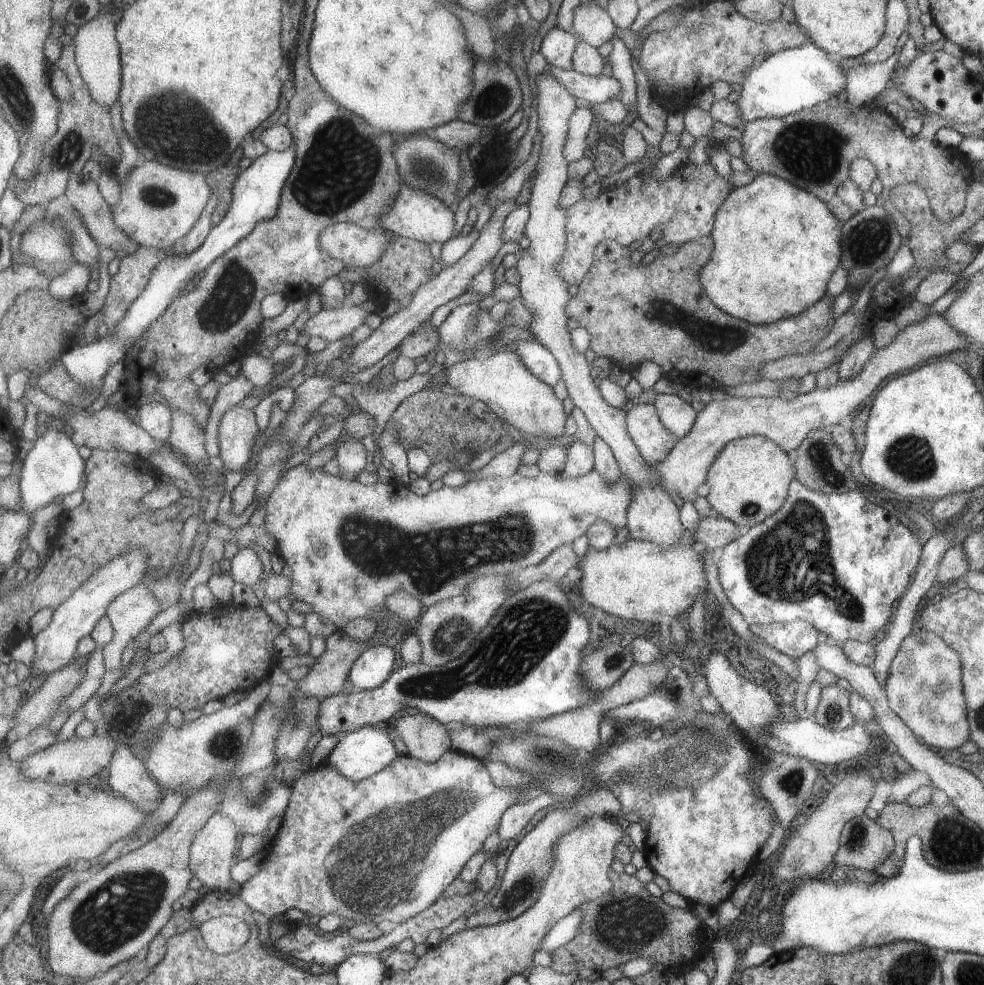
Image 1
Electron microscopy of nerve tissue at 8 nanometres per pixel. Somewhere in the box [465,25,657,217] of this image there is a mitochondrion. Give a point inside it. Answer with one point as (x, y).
(496, 98)

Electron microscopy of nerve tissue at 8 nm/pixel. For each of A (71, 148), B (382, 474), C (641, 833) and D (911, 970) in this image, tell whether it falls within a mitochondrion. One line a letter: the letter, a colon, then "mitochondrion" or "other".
A: mitochondrion
B: other
C: other
D: mitochondrion

